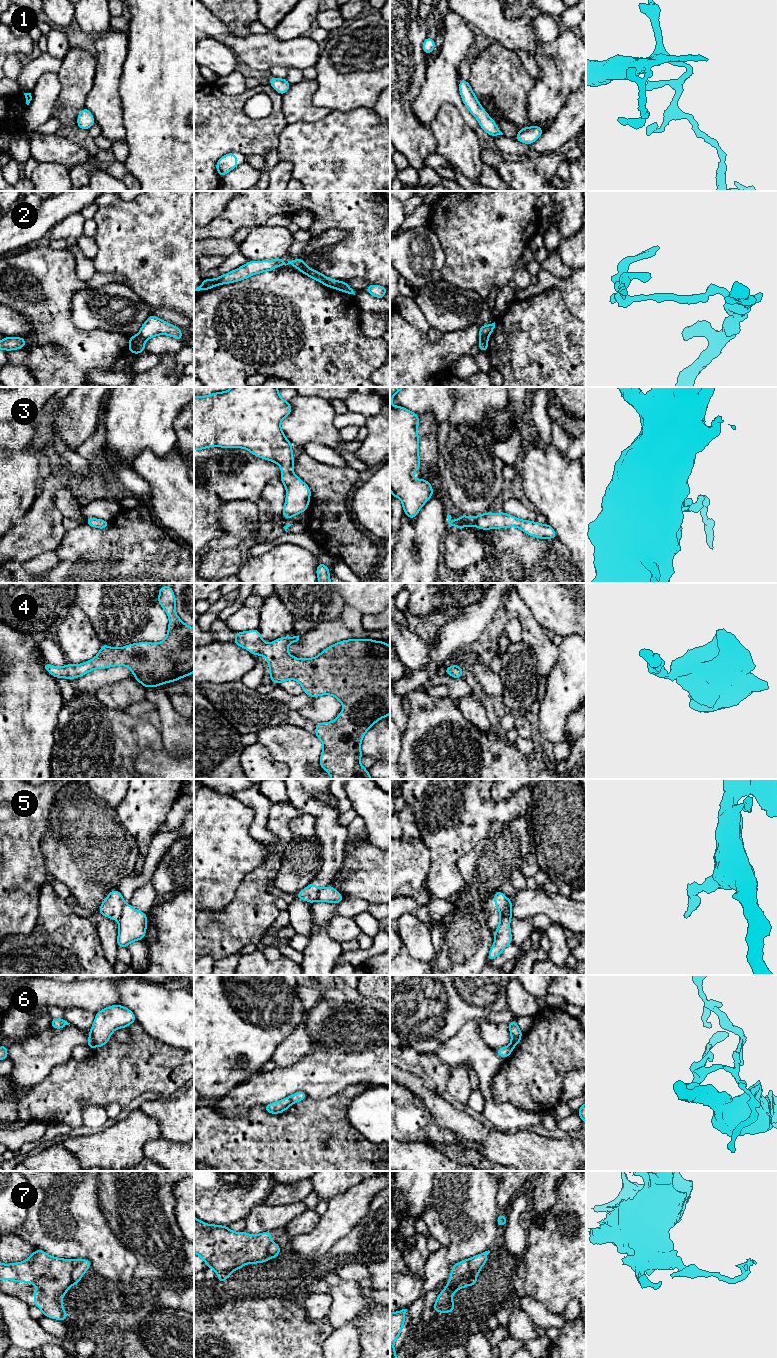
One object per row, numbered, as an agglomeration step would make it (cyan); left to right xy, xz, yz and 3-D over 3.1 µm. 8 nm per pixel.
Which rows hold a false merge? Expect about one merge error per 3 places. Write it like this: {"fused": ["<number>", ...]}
{"fused": ["2", "6"]}

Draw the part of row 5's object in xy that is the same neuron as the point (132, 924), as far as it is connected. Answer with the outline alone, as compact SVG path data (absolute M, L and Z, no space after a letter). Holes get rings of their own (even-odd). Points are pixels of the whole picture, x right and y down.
M118 889L111 891L99 908L100 915L117 920L119 924L118 948L143 940L147 929L147 914L126 904Z

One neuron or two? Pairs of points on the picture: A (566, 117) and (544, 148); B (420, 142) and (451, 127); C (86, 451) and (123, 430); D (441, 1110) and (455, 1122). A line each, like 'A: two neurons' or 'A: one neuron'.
A: one neuron
B: two neurons
C: two neurons
D: one neuron

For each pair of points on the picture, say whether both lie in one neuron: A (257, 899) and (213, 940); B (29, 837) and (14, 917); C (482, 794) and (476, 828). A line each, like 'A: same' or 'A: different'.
A: same
B: same
C: same

